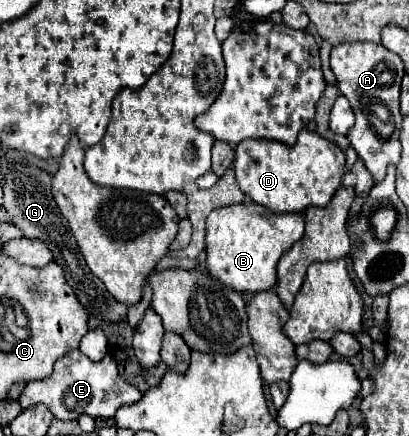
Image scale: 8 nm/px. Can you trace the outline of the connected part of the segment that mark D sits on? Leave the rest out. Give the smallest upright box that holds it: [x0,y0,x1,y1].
[234,130,346,214]

